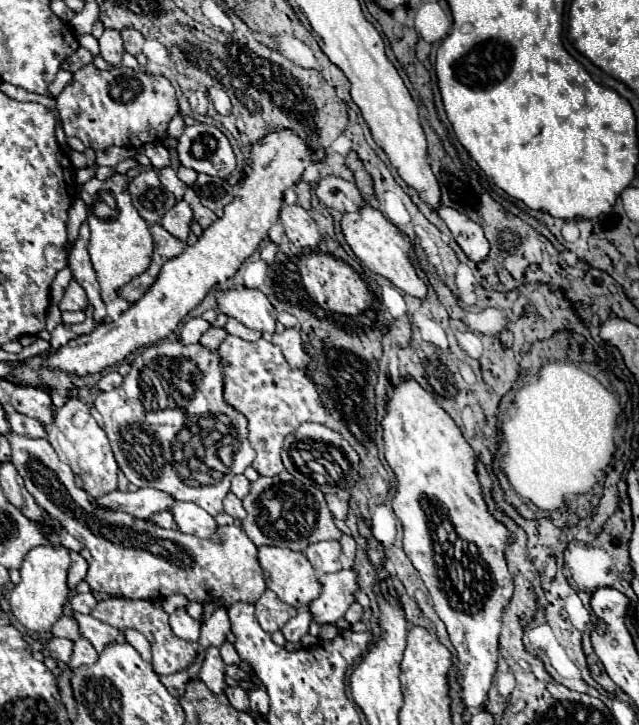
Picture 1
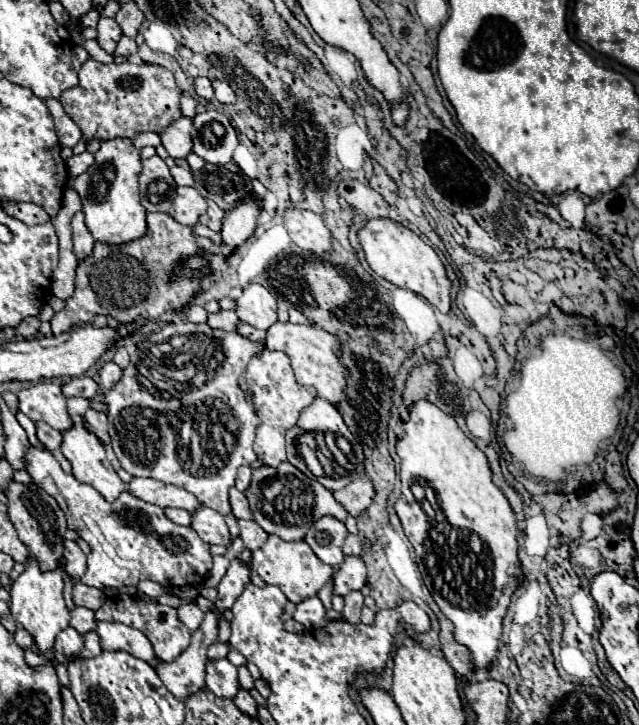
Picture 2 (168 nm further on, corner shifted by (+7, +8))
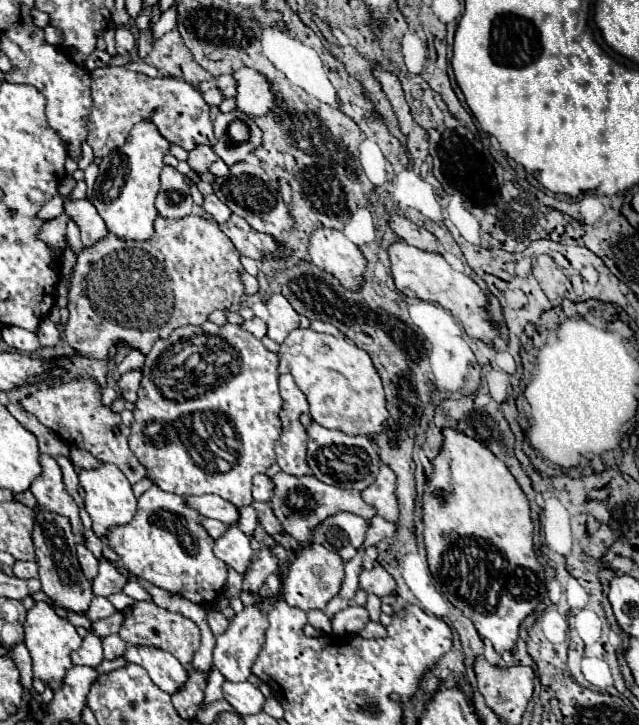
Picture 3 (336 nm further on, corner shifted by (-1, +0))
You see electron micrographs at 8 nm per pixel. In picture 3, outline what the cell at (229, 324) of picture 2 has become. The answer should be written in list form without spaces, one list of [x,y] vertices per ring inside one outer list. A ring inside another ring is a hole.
[[[260,318],[246,320],[246,322],[242,324],[242,328],[244,328],[244,330],[248,330],[248,332],[252,332],[258,340],[266,336],[266,322],[264,322],[264,320],[260,320]]]

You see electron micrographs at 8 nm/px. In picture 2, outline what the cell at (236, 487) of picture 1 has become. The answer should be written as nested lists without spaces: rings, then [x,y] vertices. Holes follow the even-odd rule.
[[[240,466],[240,468],[238,468],[238,476],[236,476],[236,488],[238,488],[240,492],[244,492],[244,490],[248,488],[248,484],[250,484],[250,478],[252,478],[250,466]]]

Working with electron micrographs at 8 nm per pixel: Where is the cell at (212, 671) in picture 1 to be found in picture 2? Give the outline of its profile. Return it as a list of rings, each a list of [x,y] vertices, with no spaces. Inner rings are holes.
[[[228,658],[208,660],[206,662],[206,688],[216,696],[234,698],[238,692],[238,674],[236,666]]]

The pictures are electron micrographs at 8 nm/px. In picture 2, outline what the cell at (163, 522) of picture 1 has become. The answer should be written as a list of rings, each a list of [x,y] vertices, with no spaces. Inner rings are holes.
[[[164,508],[164,514],[166,514],[174,524],[182,524],[182,526],[188,526],[188,524],[190,524],[190,512],[188,512],[188,510]]]

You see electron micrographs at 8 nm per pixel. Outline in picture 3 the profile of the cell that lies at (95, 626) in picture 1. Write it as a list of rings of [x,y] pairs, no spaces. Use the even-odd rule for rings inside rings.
[[[130,646],[124,652],[124,658],[132,664],[142,666],[152,682],[160,686],[164,692],[172,694],[180,690],[180,684],[188,680],[188,670],[182,666],[170,652],[154,648],[154,646]]]

